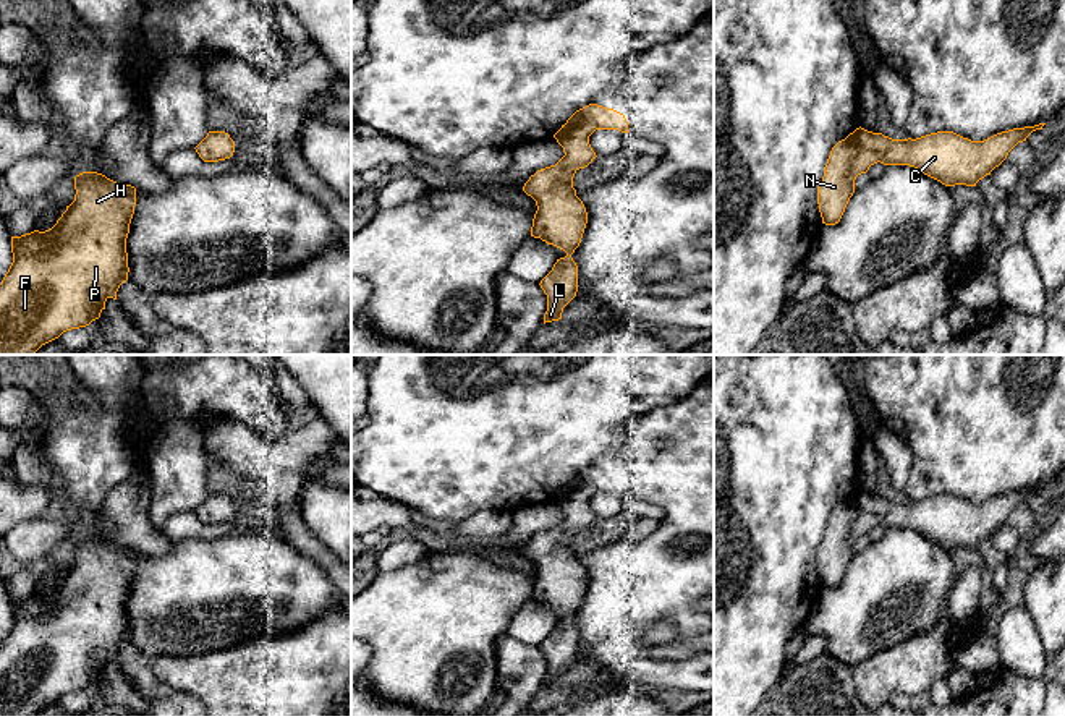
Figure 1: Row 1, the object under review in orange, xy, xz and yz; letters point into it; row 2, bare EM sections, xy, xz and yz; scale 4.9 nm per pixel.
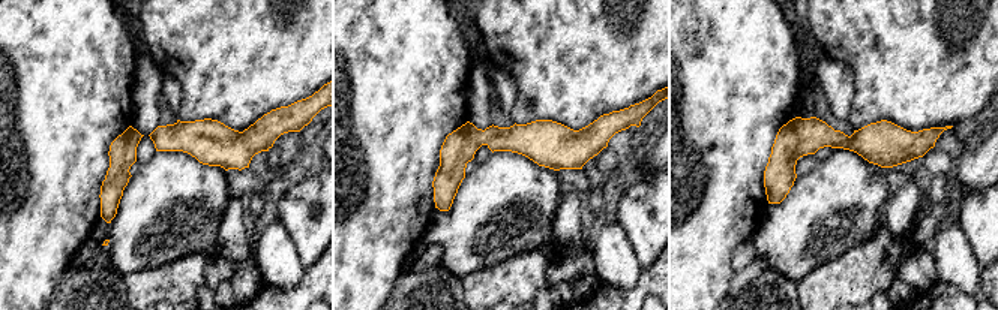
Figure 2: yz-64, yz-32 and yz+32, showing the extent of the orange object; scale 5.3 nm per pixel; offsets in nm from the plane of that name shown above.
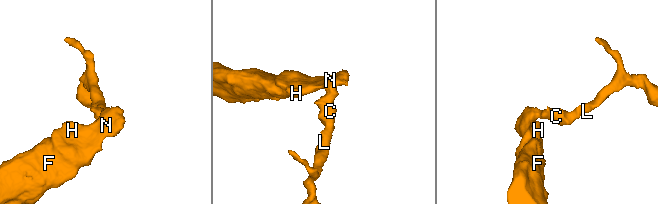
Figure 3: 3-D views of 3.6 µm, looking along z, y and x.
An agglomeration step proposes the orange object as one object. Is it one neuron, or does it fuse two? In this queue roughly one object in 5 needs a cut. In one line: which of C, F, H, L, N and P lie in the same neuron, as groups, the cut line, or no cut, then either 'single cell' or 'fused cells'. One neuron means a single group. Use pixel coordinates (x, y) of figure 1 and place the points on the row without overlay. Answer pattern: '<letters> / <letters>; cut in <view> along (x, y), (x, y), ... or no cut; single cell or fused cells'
C F H L N P; no cut; single cell

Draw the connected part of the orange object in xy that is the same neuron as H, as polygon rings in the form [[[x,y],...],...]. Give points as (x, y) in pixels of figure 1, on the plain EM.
[[[83,535],[74,539],[74,552],[74,564],[52,591],[11,599],[13,625],[0,646],[0,716],[36,716],[63,695],[89,688],[100,680],[108,661],[117,663],[120,648],[128,643],[126,601],[136,569],[136,551],[97,535]]]

